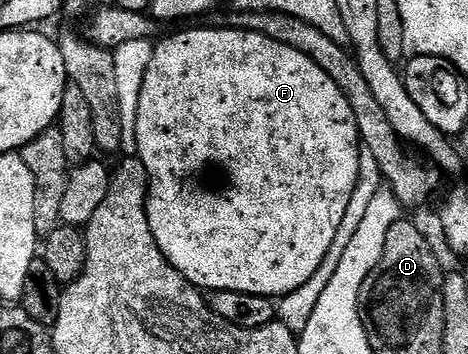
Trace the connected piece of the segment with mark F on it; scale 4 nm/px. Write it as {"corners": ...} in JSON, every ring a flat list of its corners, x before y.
{"corners":[[208,25,208,27,195,27,192,31,179,31,176,35,169,36,168,39,162,39,160,38,154,44,155,52,148,69,145,70,145,81,141,87,140,105,137,108,135,143,137,157,145,165,149,180,147,189,149,229,153,229,153,237,157,241,161,253,169,261,169,265,173,265,173,269,180,271,194,287,198,287,204,292,236,291,237,293,249,293,250,295,282,297,293,293,297,289,301,289,307,284,309,277,313,277,317,273,317,269,321,265,321,261,325,261,329,249,333,249,333,241,337,237,337,229,341,229,341,221,345,218,345,209,349,209,349,197,359,180,359,153,361,150,359,130,357,129,357,121,353,117,353,109,349,109,349,101,345,101,345,93,341,93,341,89,337,89,337,81,333,81,333,77,329,77,329,73,325,73,325,69,321,69,321,65,317,65,305,53,297,53,297,49,293,49,289,45,281,45,264,35,258,35,256,31,237,31,228,26,216,27]]}

